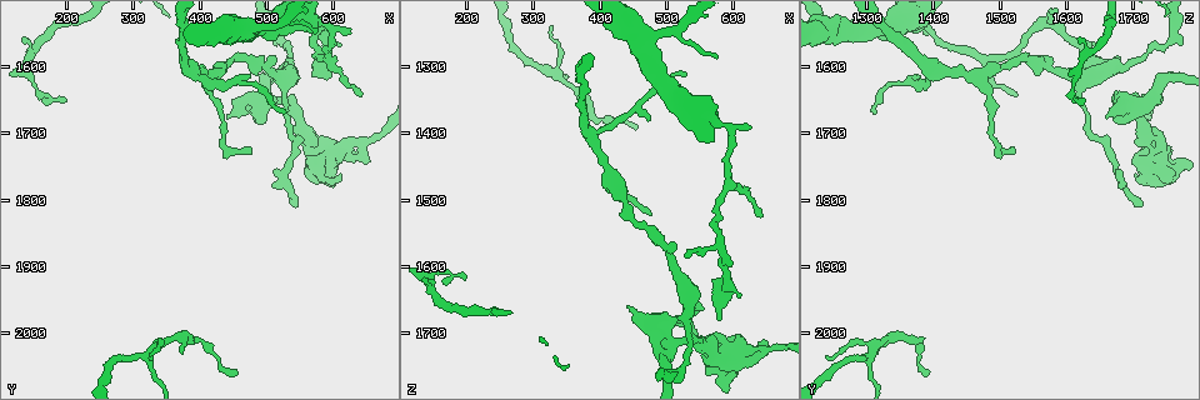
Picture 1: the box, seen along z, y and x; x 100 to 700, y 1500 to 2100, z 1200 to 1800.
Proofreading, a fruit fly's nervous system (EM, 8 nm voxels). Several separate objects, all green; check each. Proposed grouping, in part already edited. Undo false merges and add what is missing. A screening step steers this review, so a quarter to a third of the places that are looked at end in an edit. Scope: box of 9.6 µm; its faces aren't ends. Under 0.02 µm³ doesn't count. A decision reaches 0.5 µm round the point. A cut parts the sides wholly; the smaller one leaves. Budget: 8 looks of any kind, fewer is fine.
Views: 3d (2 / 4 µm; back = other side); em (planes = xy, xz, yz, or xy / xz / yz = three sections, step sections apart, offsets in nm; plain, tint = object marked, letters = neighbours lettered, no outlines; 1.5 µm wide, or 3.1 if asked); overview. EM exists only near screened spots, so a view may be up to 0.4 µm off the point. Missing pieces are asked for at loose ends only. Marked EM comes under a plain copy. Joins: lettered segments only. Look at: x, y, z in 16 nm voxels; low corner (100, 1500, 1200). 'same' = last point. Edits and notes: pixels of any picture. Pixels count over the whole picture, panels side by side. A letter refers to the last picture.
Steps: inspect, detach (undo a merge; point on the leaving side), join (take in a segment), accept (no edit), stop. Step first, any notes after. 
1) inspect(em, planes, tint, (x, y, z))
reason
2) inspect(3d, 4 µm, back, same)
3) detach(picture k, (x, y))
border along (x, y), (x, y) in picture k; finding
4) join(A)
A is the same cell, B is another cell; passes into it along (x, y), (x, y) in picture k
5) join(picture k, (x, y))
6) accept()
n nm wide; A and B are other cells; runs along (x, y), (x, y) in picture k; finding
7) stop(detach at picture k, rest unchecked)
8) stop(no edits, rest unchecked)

inspect(3d, 4 µm, back, (505, 1605, 1580))

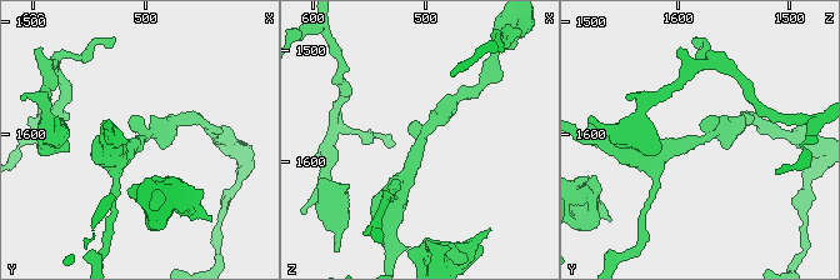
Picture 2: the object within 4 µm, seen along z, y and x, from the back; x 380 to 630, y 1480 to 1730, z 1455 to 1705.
inspect(em, xz, step 4, tint, (506, 1606, 1578))
arms of 220, 360 nm; now the EM

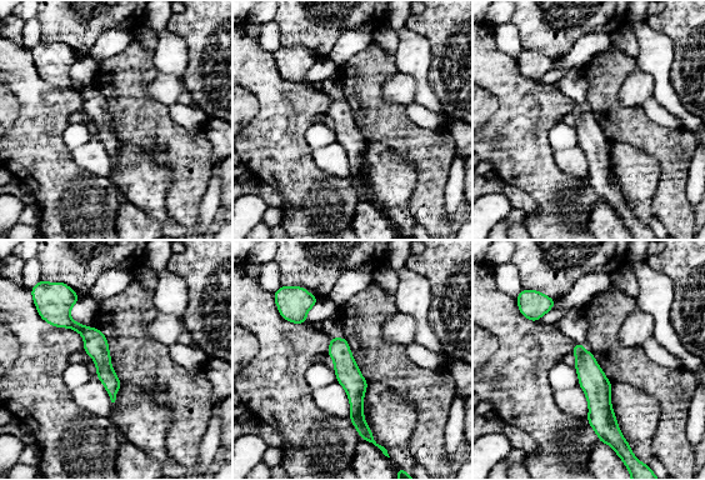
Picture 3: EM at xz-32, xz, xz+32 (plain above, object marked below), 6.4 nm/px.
inspect(em, xz, step 4, letters, same)

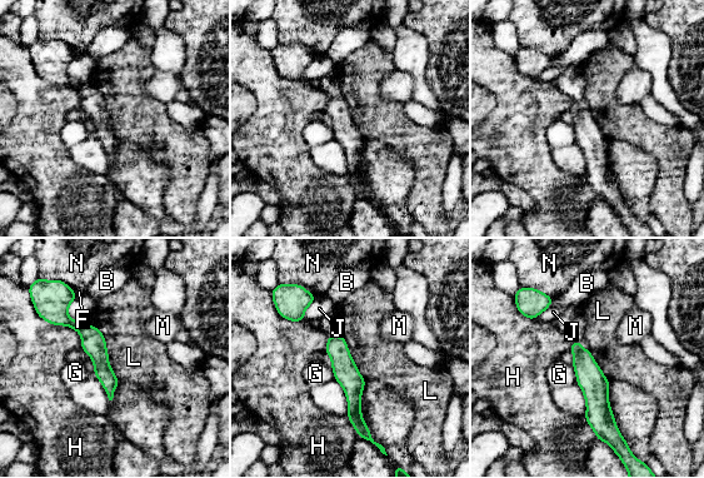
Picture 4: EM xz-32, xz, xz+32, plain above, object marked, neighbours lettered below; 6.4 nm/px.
accept()
160 nm wide; B, F, G, H, J, L, M and N are other cells; runs along (65, 299), (64, 315), (93, 340), (110, 394) in picture 4; one neuron here

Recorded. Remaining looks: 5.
inspect(3d, 4 µm, (560, 1765, 1765))
stops while still wide

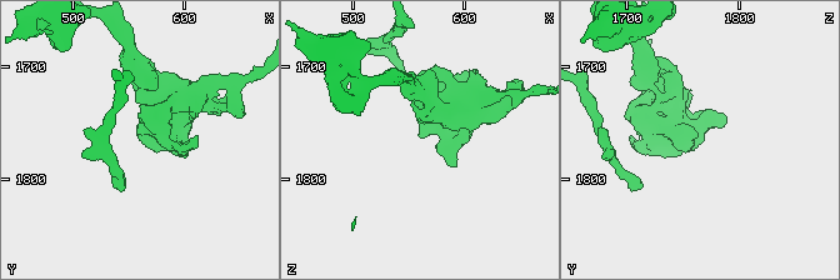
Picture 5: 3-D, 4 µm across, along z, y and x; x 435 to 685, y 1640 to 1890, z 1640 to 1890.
inspect(em, planes, letters, (562, 1762, 1762))
need the tissue

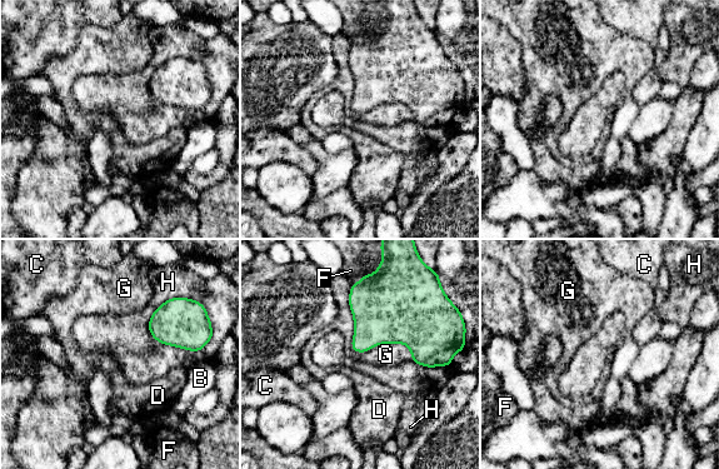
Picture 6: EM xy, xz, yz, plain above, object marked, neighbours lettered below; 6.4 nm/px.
accept()
B, C, D, F, G and H are other cells; border along (350, 284), (351, 348), (412, 359) in picture 6; no lettered segment goes on from it

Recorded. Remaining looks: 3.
inspect(em, planes, letters, (495, 1675, 1665))
branch stops here

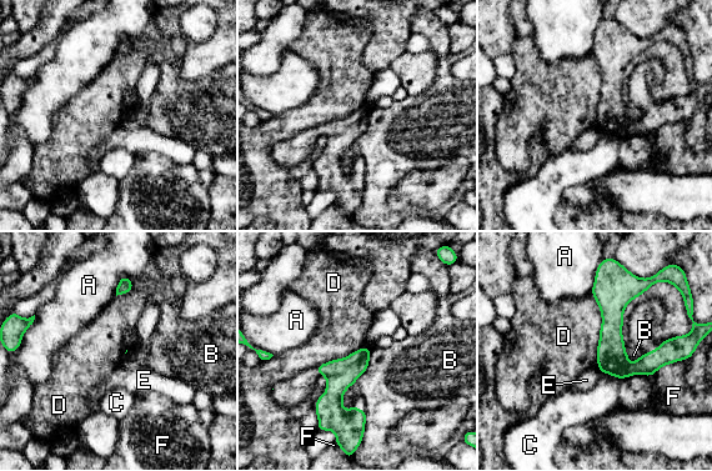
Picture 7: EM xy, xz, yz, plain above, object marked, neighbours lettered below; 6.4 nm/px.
accept()
A, B, C, D, E and F are other cells; border along (591, 295), (601, 315), (598, 367) in picture 7; none of them fits

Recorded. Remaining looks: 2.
stop(no edits, rest unchecked)

